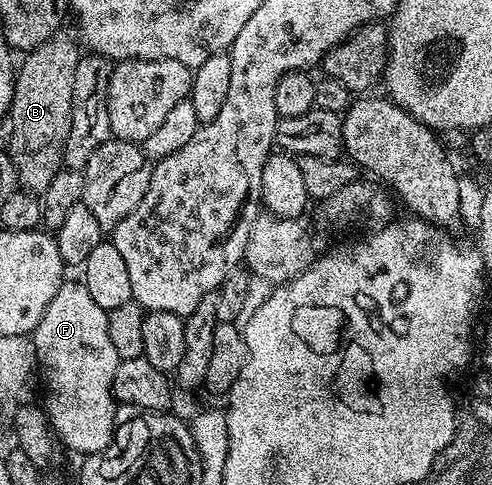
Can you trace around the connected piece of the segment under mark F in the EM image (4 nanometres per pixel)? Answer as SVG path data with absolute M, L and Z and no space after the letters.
M66 280L52 296L52 304L44 308L44 316L40 316L40 324L32 335L36 362L46 369L46 386L50 389L45 410L50 428L57 441L75 450L78 456L107 450L116 429L112 380L120 359L108 336L106 312L92 300L82 280Z

